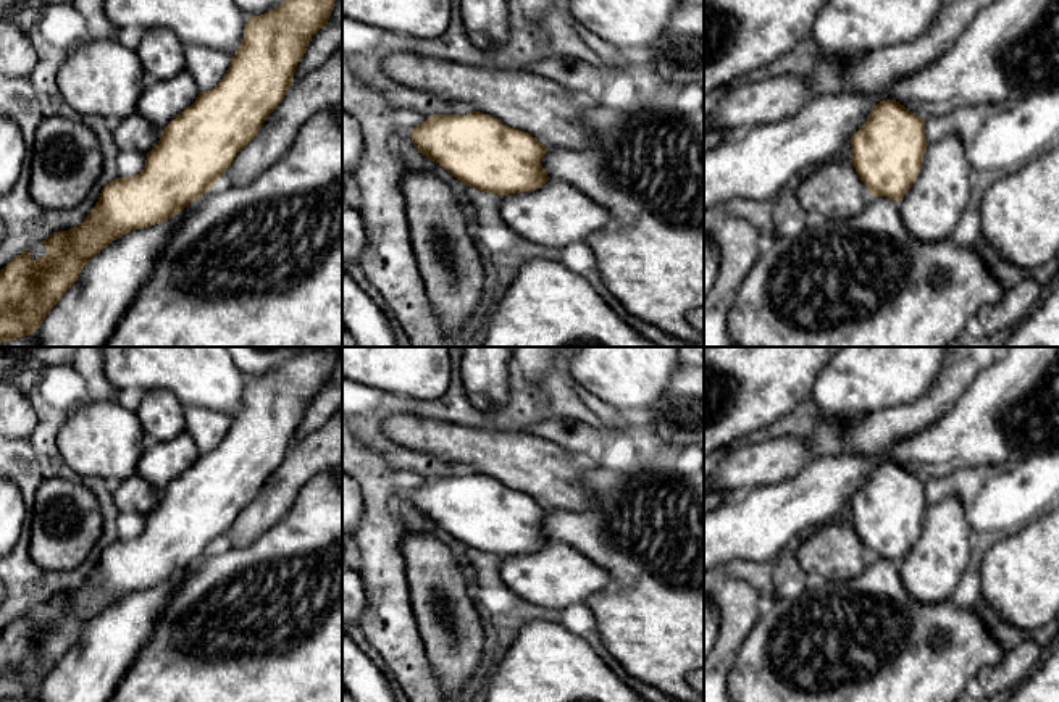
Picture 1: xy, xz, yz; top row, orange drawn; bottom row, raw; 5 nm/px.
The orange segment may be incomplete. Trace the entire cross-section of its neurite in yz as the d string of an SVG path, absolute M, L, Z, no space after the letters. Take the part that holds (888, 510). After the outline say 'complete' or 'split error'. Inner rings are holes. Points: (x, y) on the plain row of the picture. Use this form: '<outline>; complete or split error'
M883 462L851 499L851 510L872 558L896 562L915 600L941 604L952 597L970 566L973 533L959 497L928 505L925 481L896 462Z; split error

